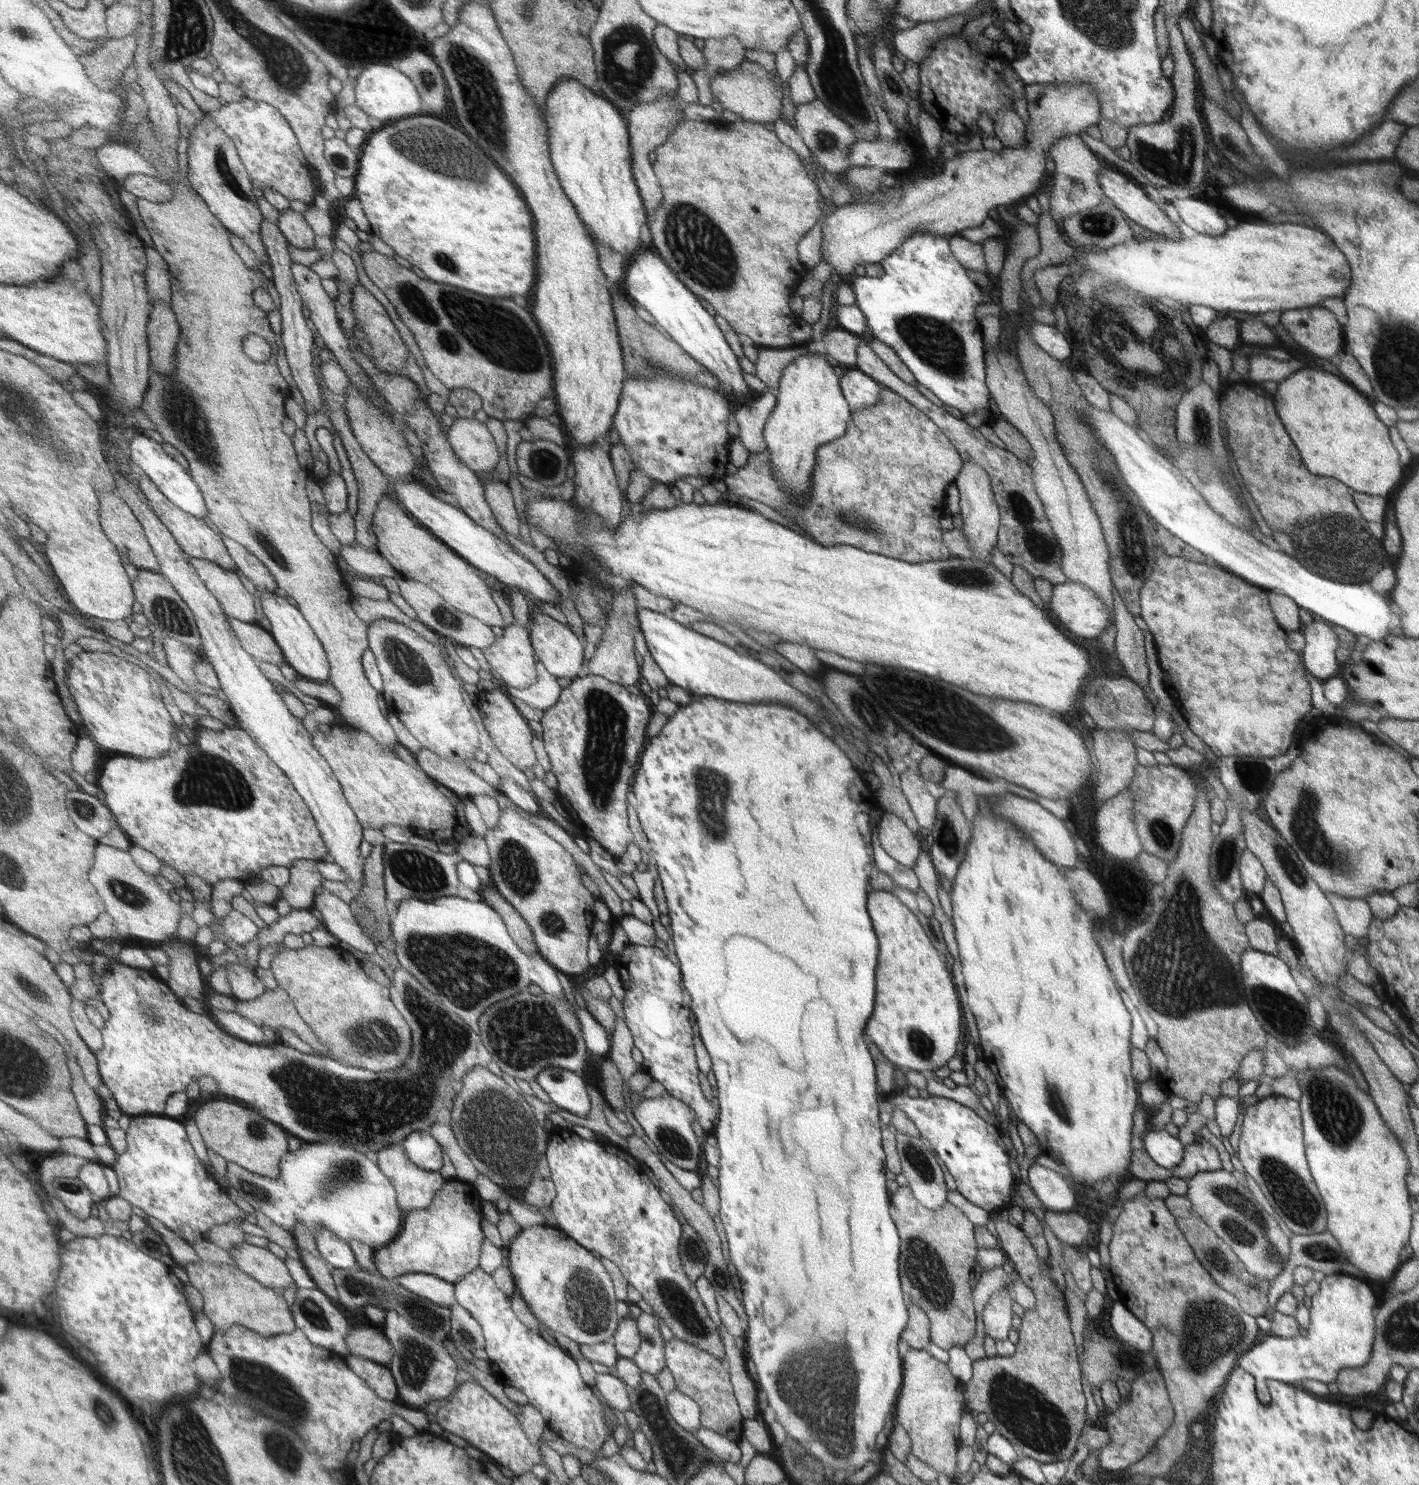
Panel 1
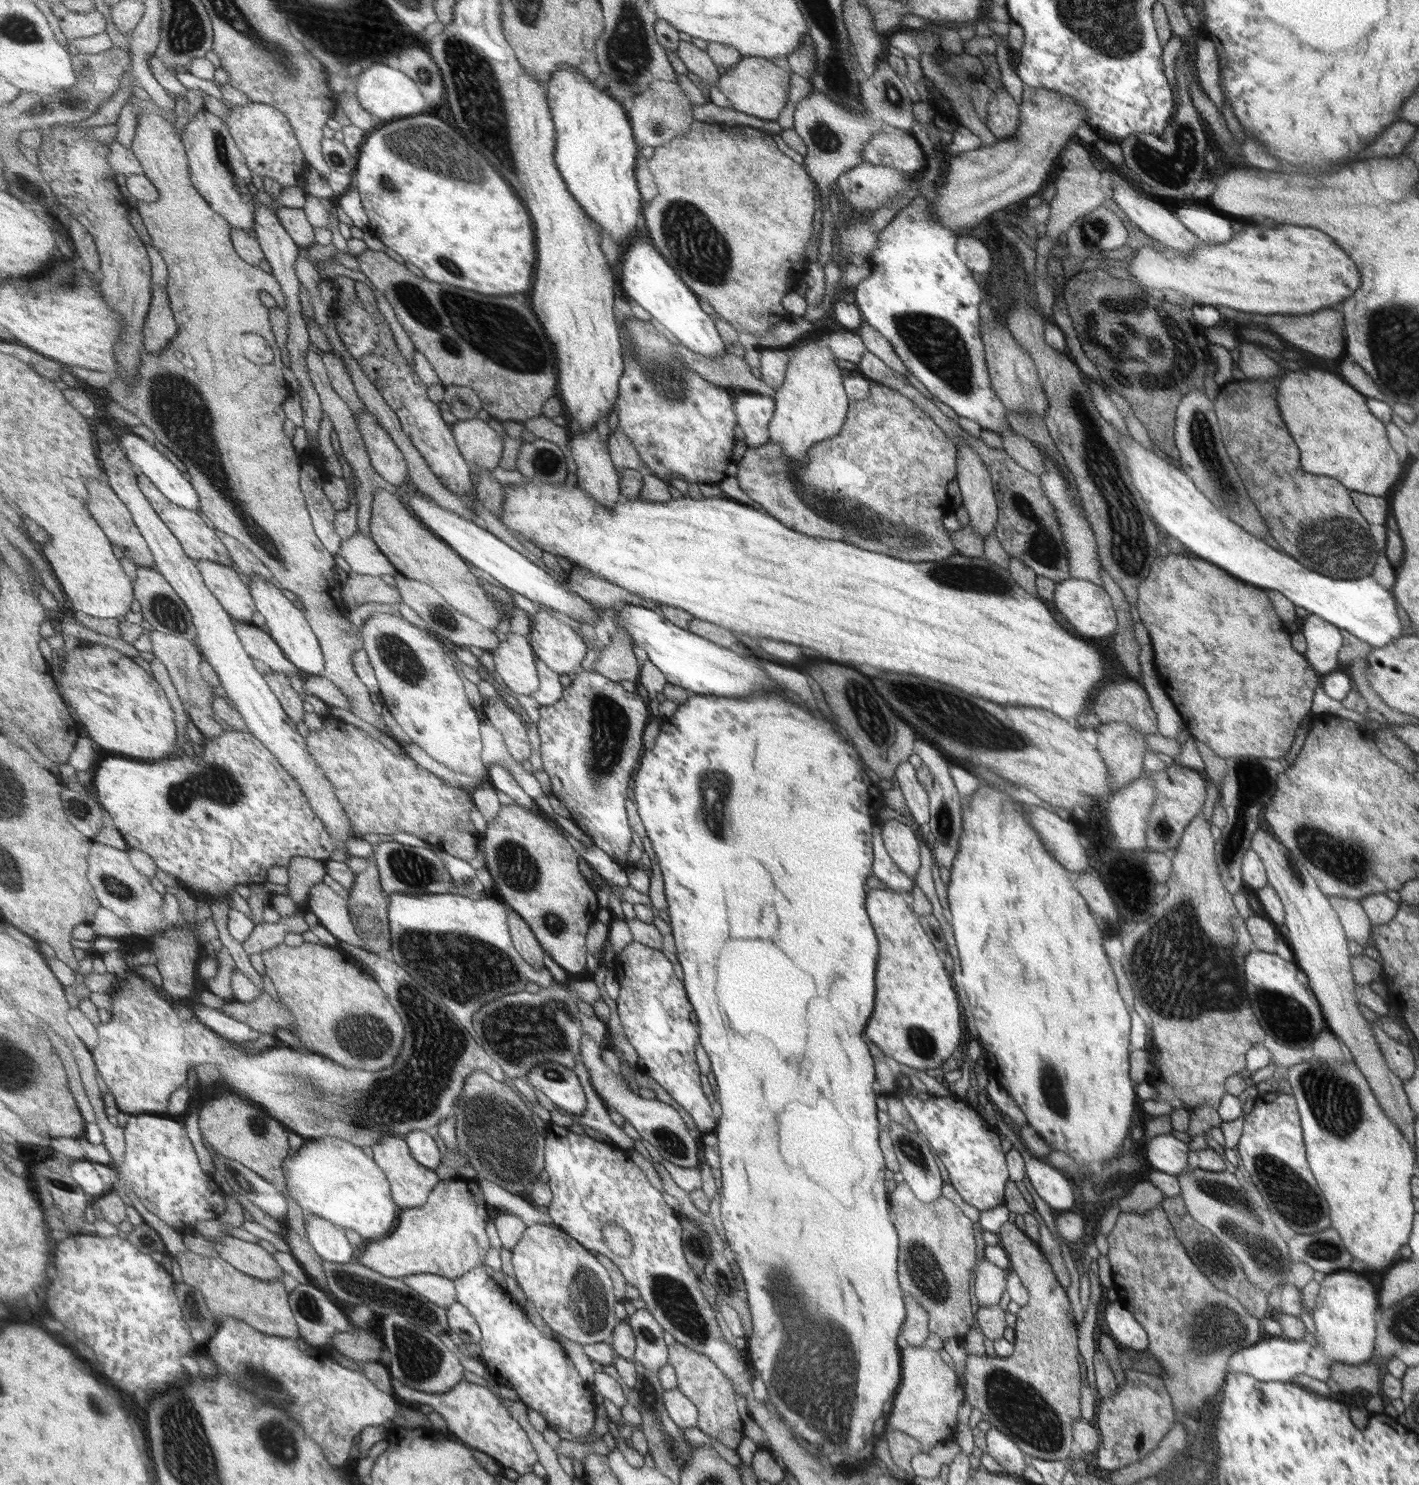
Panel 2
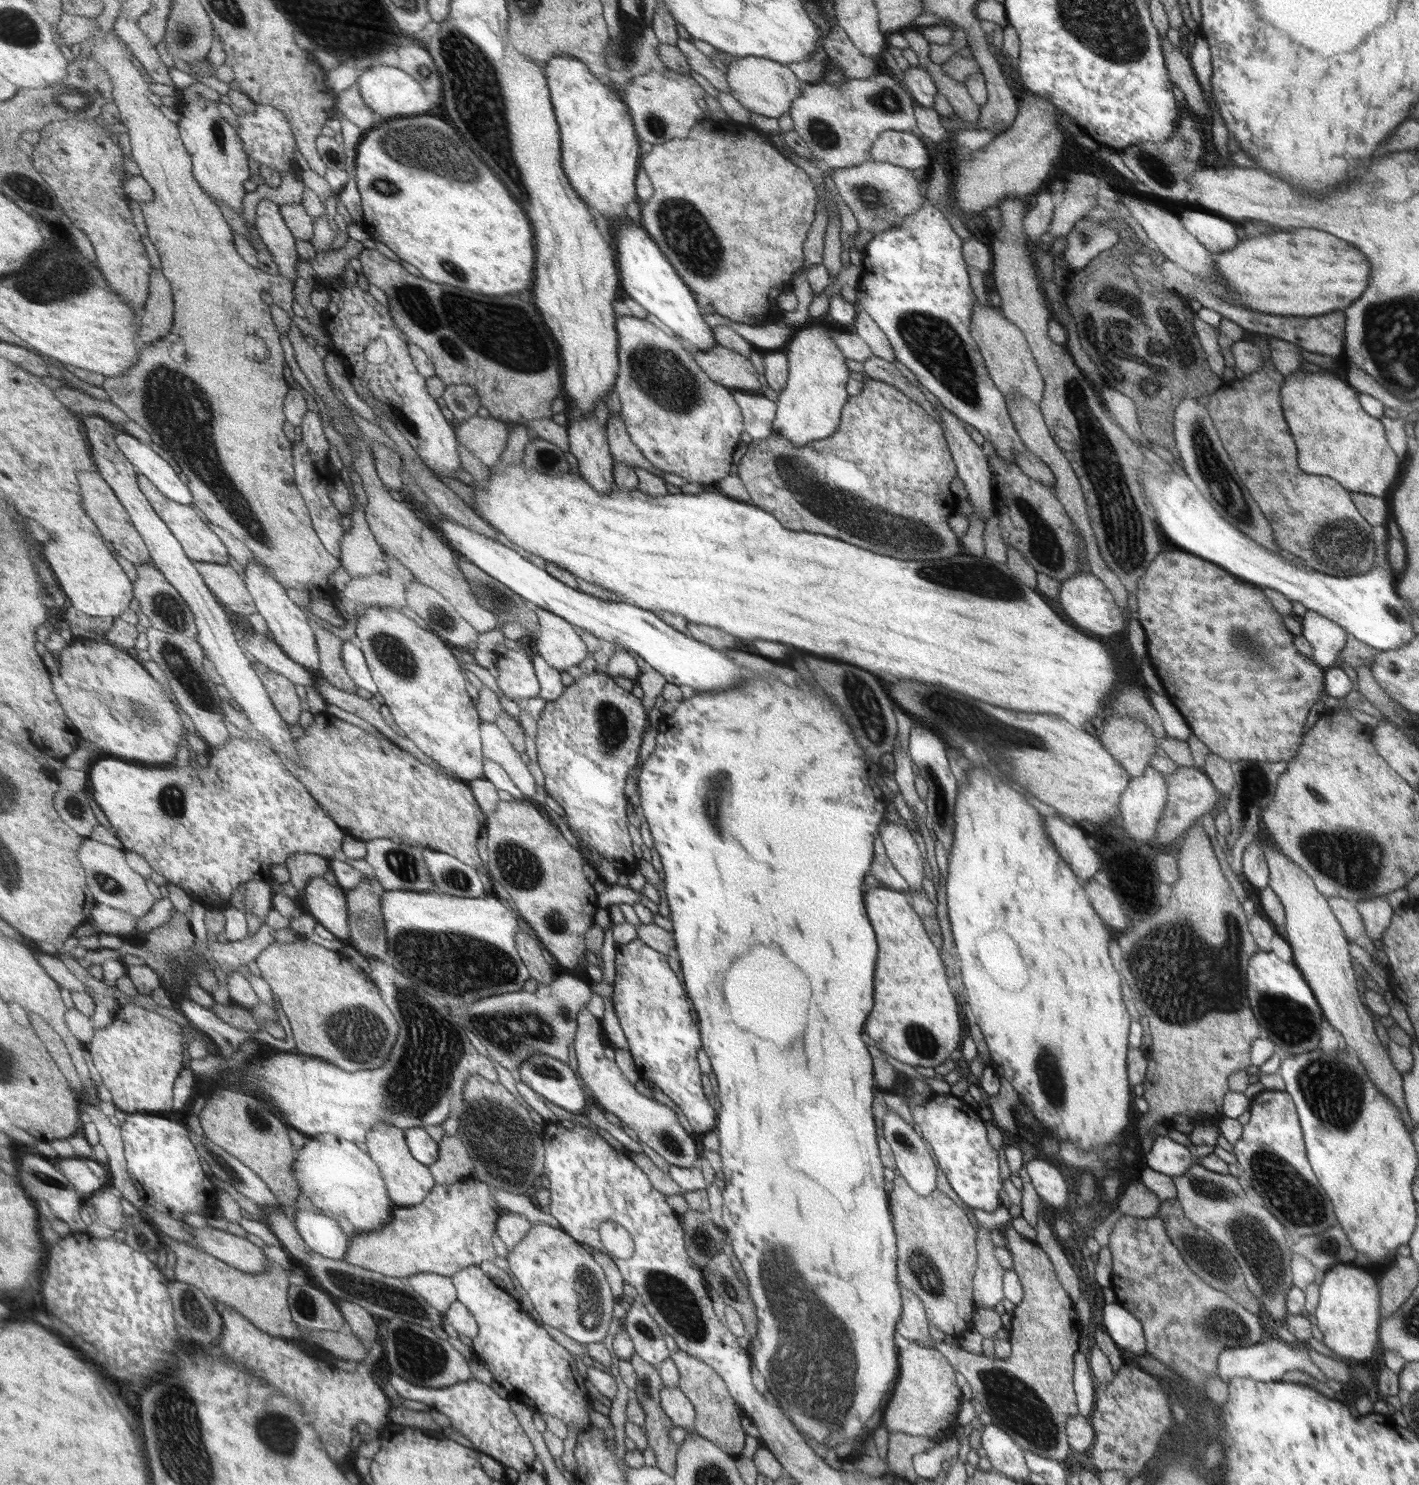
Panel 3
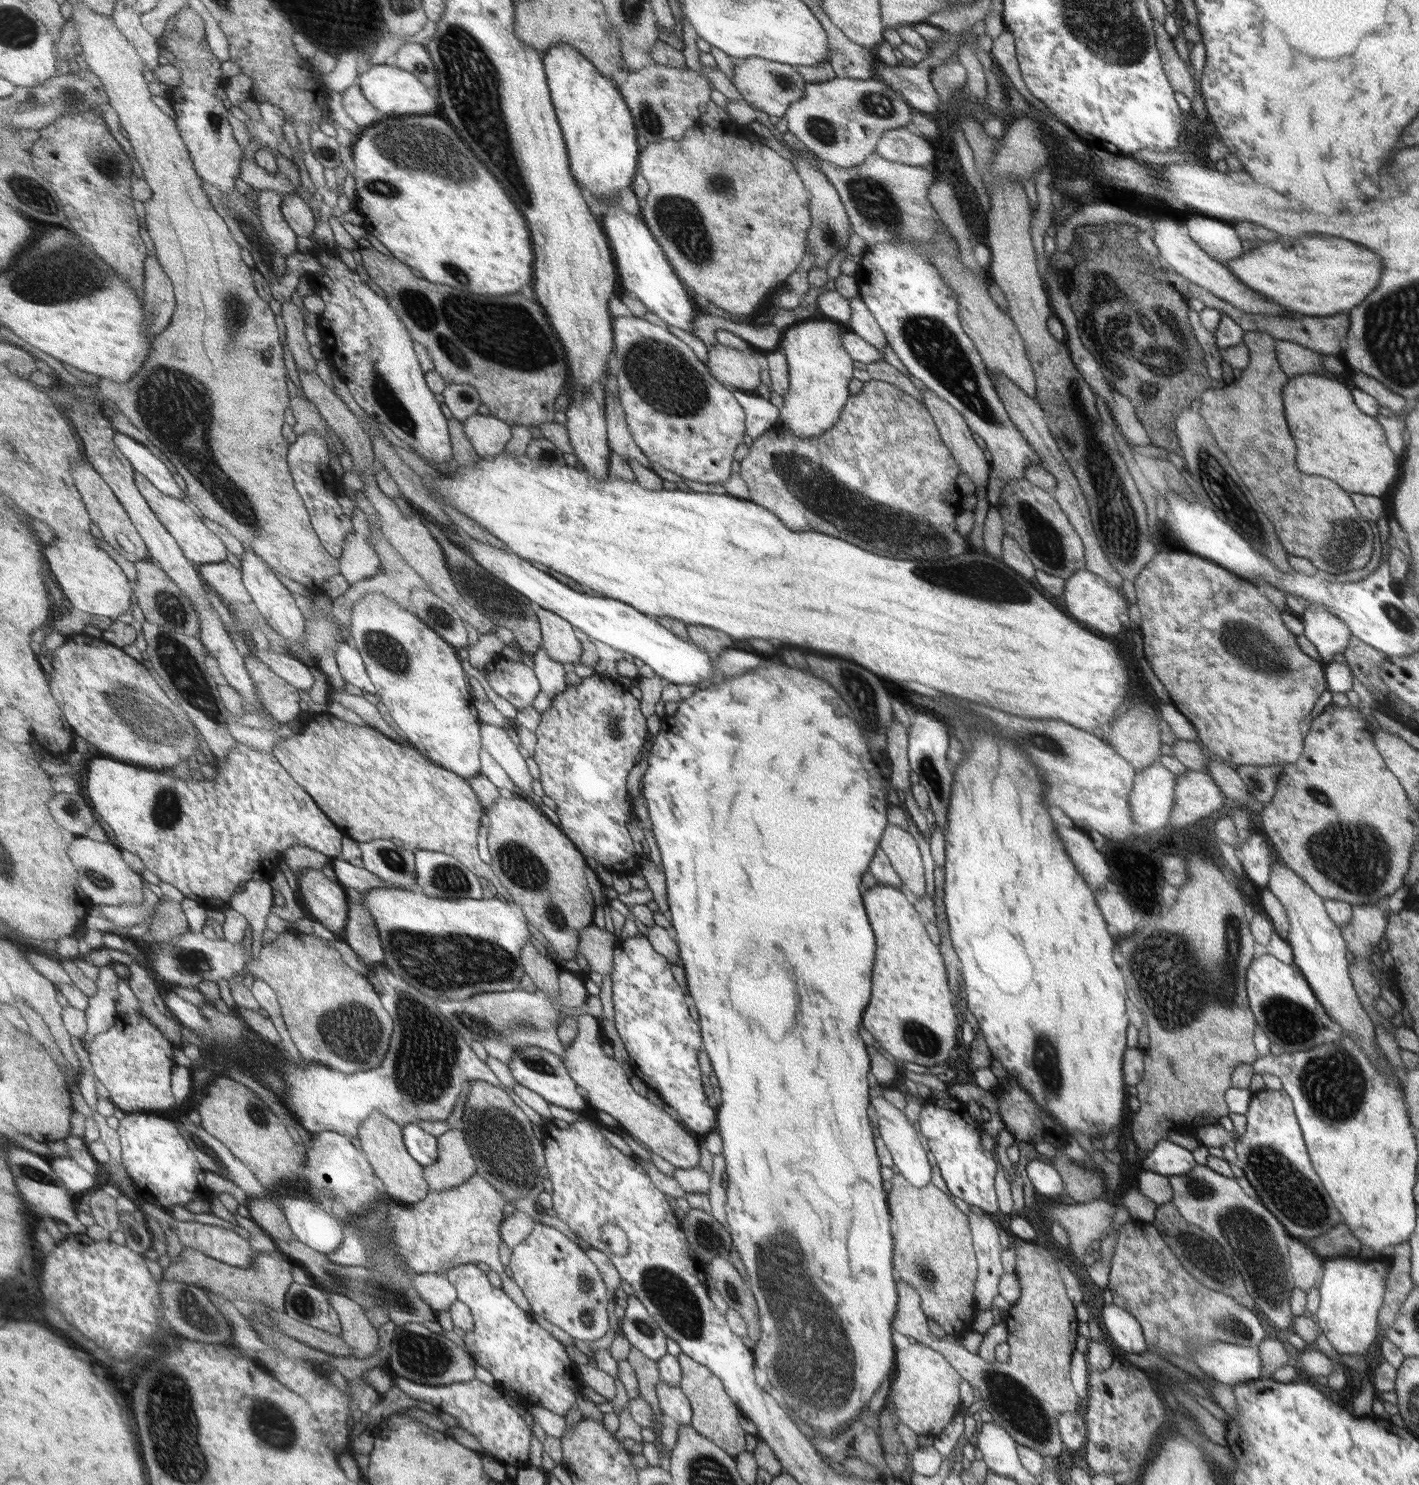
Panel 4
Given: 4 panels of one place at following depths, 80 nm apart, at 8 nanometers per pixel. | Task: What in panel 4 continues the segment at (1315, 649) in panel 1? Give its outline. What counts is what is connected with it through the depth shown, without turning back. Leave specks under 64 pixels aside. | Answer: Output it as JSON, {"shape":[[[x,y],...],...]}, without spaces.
{"shape":[[[1308,604],[1301,622],[1304,637],[1316,646],[1322,662],[1328,664],[1333,654],[1342,654],[1348,646],[1350,628],[1337,615],[1325,612],[1323,606]]]}

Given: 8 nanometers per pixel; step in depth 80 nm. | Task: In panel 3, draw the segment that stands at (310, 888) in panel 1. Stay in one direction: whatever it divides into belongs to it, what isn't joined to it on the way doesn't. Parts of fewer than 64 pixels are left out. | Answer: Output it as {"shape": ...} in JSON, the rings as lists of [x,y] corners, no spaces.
{"shape":[[[295,853],[288,858],[290,880],[297,890],[307,888],[314,876],[324,876],[330,869],[331,859],[311,853]]]}

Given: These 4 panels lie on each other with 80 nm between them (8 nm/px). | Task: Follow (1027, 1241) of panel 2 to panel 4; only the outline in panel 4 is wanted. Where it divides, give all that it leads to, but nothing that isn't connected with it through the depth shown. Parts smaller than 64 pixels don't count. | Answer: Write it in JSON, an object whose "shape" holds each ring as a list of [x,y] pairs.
{"shape":[[[1025,1240],[1012,1245],[1016,1252],[1015,1276],[1020,1281],[1020,1296],[1006,1310],[1007,1316],[1002,1323],[1008,1346],[1005,1364],[981,1360],[980,1356],[970,1353],[961,1344],[961,1338],[950,1334],[942,1337],[931,1334],[924,1312],[921,1312],[919,1294],[901,1279],[896,1280],[897,1308],[891,1325],[912,1342],[941,1352],[968,1384],[979,1391],[982,1408],[991,1415],[991,1422],[1006,1430],[1016,1443],[1040,1455],[1057,1458],[1063,1448],[1056,1416],[1060,1412],[1075,1412],[1075,1405],[1079,1403],[1070,1379],[1070,1358],[1075,1348],[1078,1320],[1075,1307],[1066,1296],[1057,1259],[1043,1246]]]}

